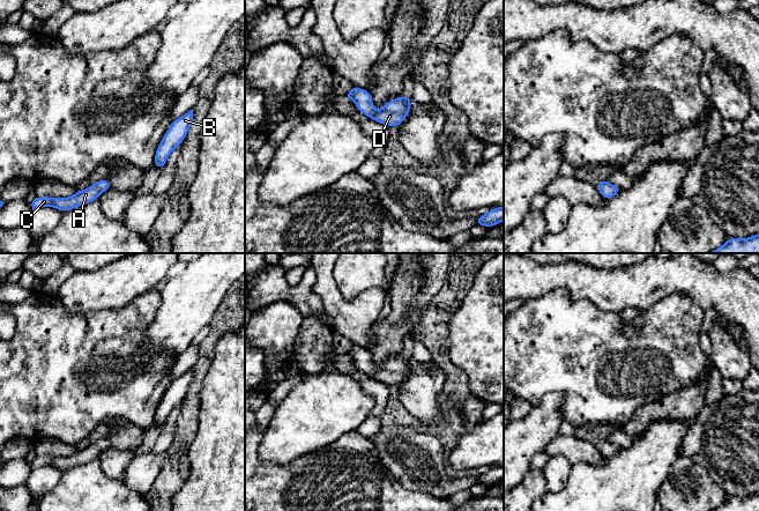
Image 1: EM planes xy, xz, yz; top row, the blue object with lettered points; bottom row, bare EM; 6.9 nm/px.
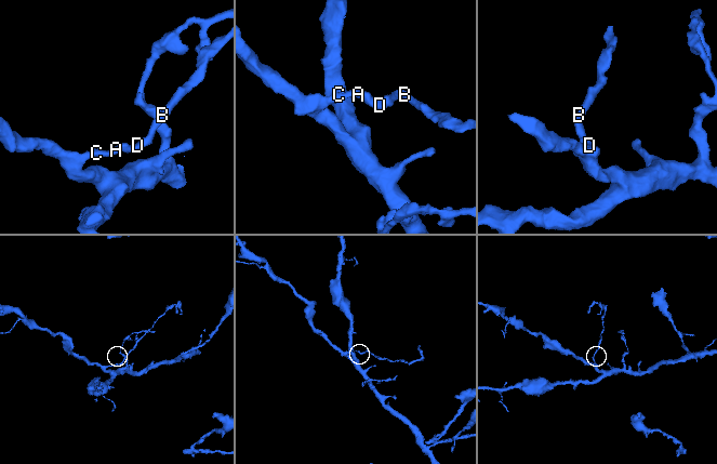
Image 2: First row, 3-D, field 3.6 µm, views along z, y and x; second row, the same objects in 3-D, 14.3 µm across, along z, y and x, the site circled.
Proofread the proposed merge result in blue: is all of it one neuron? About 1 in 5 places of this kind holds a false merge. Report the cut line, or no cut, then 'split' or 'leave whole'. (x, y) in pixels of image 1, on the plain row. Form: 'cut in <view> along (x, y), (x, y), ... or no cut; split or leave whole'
no cut; leave whole

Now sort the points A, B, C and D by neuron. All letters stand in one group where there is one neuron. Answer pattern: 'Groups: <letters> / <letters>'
Groups: A B C D

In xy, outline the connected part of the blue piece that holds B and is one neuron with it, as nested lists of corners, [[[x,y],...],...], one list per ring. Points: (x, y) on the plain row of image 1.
[[[193,368],[173,379],[155,412],[155,424],[162,428],[170,413],[184,400],[193,380]]]

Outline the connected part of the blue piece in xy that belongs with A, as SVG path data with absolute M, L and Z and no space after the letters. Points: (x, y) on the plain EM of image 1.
M101 438L98 442L90 444L85 449L77 450L68 457L35 456L30 466L32 469L43 466L53 466L61 471L66 471L97 459L97 457L109 447L111 447L111 443L105 438Z

